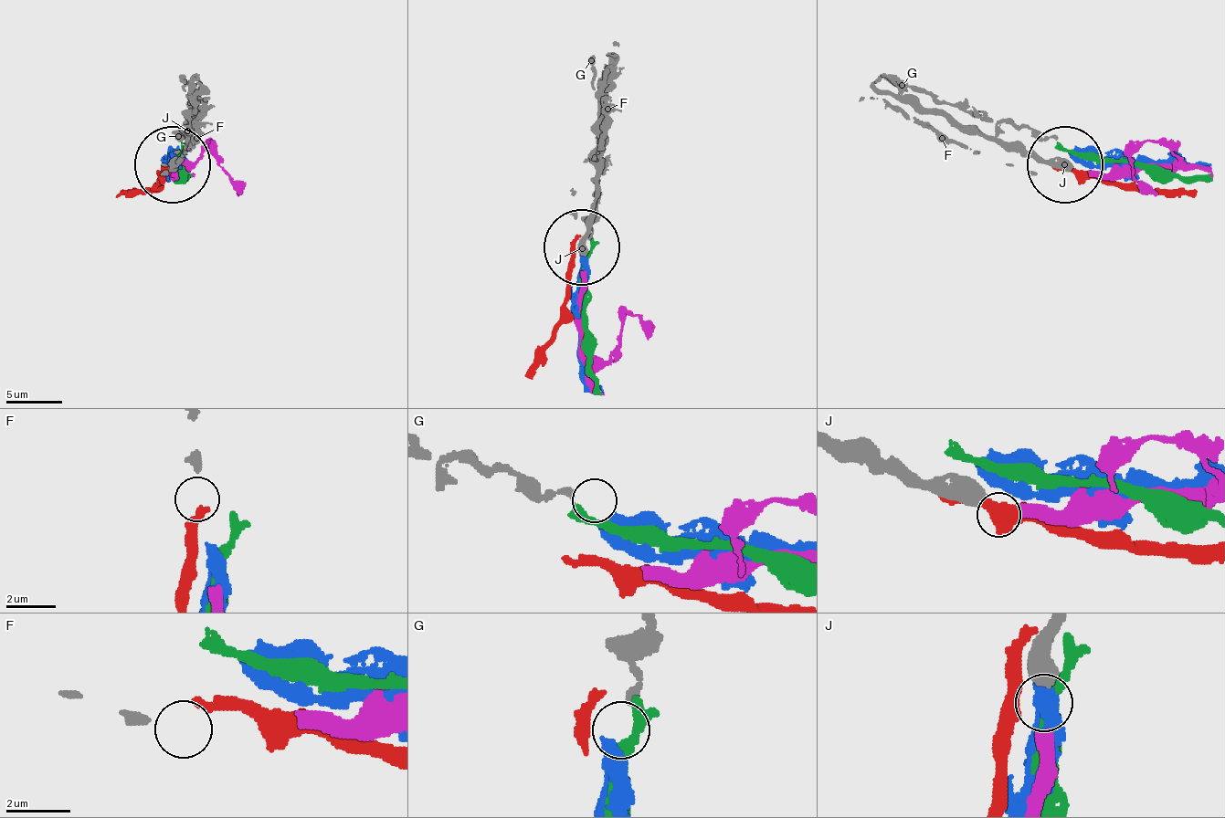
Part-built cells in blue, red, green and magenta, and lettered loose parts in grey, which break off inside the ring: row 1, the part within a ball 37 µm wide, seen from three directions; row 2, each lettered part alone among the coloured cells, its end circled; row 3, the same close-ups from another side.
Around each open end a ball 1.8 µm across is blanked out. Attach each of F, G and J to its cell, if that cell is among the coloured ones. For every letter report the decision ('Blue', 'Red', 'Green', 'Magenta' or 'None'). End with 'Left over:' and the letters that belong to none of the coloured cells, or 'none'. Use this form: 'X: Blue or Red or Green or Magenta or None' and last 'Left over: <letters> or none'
F: None
G: Blue
J: Magenta
Left over: F

